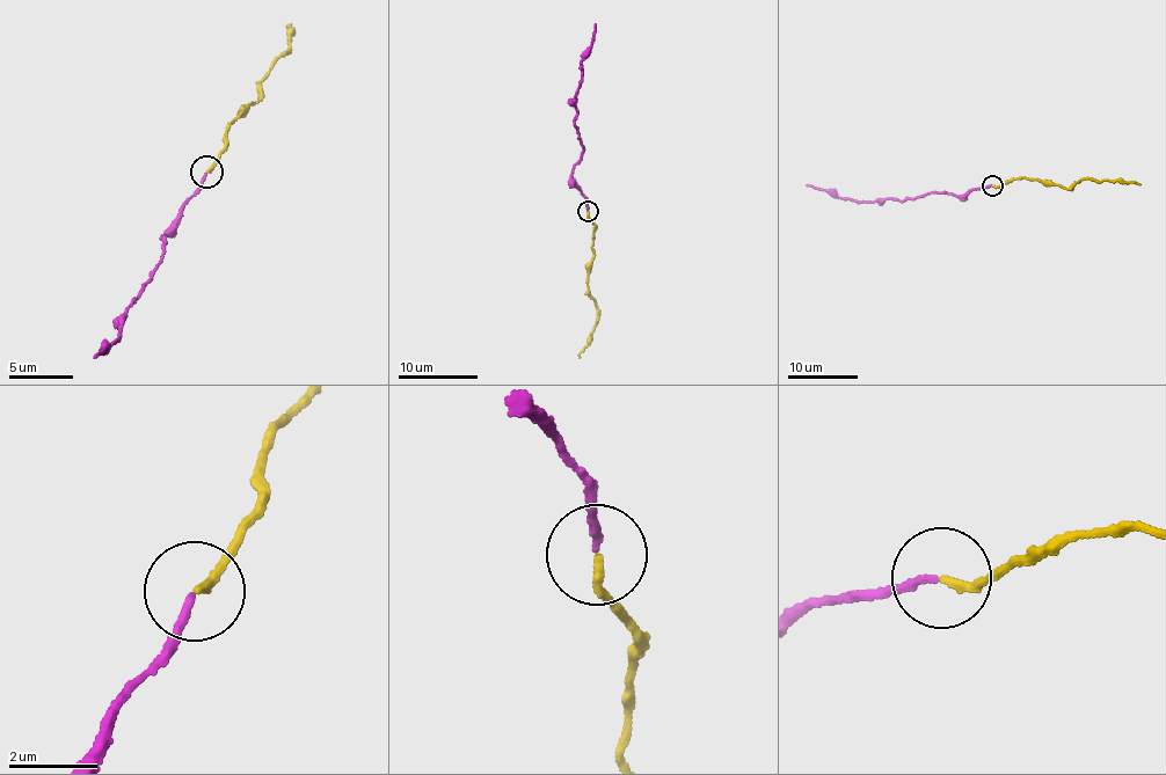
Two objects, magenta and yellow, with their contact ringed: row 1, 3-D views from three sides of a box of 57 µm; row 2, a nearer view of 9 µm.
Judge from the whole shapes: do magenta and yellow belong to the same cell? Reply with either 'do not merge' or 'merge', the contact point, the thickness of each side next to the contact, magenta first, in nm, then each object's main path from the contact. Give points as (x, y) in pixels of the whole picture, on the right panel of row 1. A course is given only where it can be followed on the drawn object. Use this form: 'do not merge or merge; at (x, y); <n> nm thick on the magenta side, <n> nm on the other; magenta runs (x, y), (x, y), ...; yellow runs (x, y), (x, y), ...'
merge; at (992, 185); 160 nm thick on the magenta side, 180 nm on the other; magenta runs (992, 185), (957, 196), (925, 194), (902, 200), (887, 197), (873, 203), (835, 196), (807, 185); yellow runs (992, 185), (999, 187), (1015, 178), (1034, 178), (1071, 188), (1090, 177), (1139, 184)

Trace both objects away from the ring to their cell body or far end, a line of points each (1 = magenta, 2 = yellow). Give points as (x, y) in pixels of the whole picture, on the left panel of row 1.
1: (205, 173), (167, 234), (159, 239), (166, 242), (161, 256), (119, 319), (123, 328), (95, 357)
2: (205, 173), (225, 145), (224, 134), (261, 95), (264, 74), (290, 49), (296, 30), (286, 24), (292, 23)

